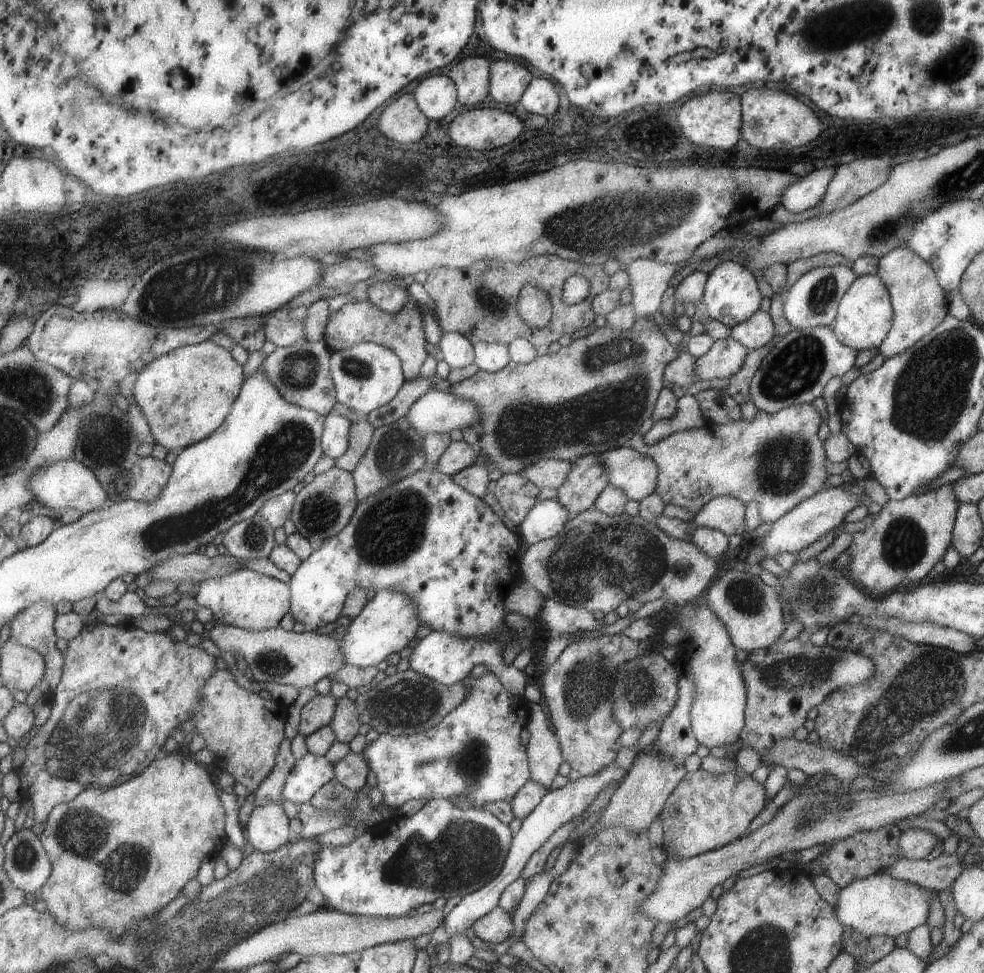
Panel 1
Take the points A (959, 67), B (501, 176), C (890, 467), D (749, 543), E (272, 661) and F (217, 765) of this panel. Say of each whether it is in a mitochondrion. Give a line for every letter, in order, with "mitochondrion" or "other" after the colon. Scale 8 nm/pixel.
A: mitochondrion
B: other
C: other
D: other
E: mitochondrion
F: other

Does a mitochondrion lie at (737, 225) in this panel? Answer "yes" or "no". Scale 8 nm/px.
no

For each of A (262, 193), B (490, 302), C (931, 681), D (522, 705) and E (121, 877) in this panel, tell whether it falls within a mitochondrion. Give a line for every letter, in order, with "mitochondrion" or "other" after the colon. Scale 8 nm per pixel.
A: other
B: mitochondrion
C: mitochondrion
D: other
E: mitochondrion

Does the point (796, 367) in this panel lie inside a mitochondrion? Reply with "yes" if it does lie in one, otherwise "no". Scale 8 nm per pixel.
yes

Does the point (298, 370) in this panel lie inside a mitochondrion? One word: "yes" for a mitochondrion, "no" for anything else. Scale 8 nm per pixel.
yes

